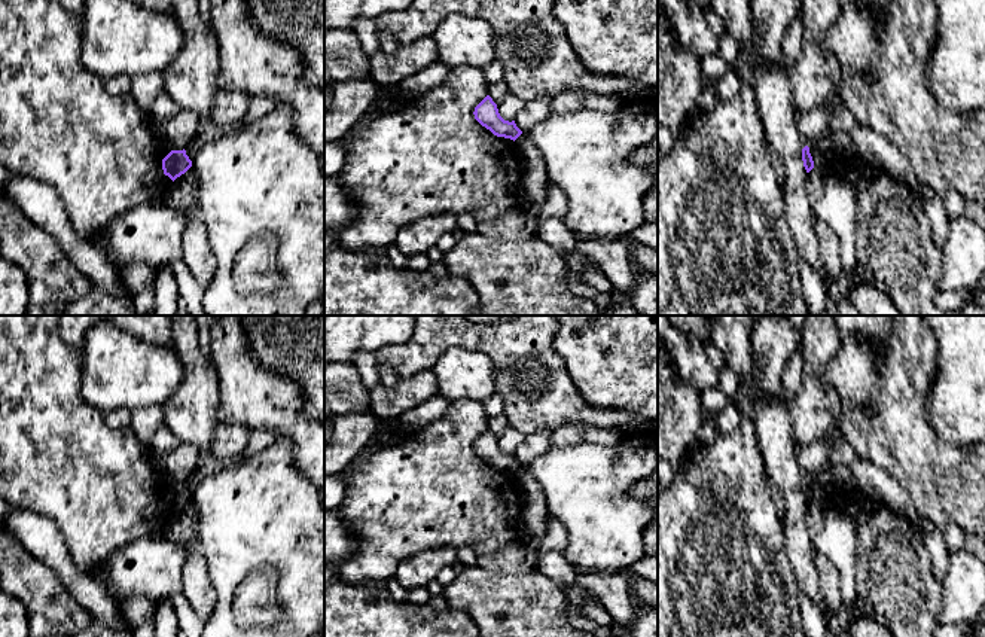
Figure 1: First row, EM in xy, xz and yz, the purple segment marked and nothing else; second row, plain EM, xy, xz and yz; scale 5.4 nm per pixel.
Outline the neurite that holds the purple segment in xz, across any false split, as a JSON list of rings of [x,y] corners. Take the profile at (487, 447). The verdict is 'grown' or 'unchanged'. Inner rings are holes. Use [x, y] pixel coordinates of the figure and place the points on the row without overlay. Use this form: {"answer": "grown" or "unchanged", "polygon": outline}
{"answer": "unchanged", "polygon": [[[487,429],[476,441],[475,441],[475,452],[490,463],[497,470],[504,470],[510,473],[516,473],[522,464],[516,460],[515,454],[504,454],[497,442],[497,438],[492,435],[490,429]]]}

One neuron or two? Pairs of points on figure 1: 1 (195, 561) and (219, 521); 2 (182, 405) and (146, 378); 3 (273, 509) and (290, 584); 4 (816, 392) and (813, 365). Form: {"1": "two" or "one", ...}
{"1": "two", "2": "two", "3": "one", "4": "one"}

